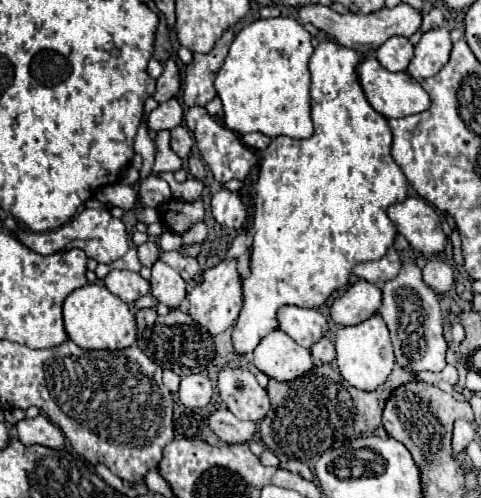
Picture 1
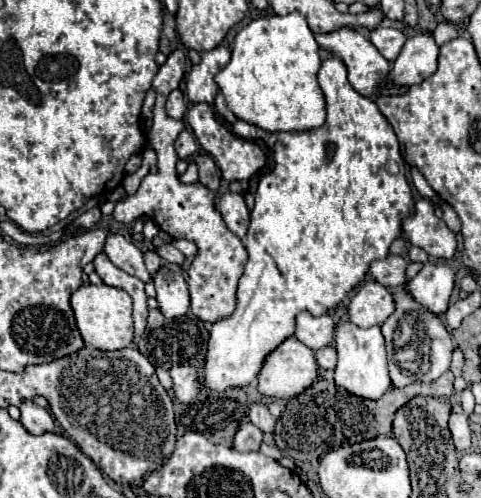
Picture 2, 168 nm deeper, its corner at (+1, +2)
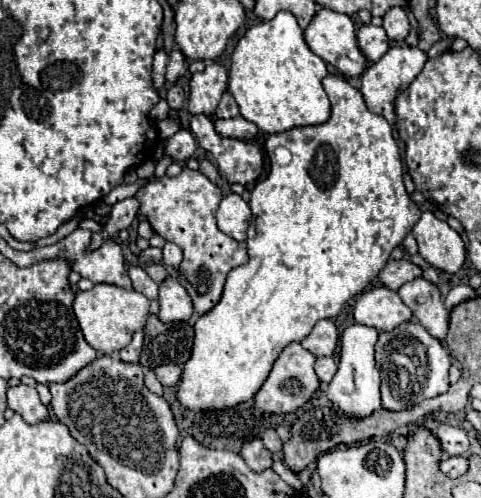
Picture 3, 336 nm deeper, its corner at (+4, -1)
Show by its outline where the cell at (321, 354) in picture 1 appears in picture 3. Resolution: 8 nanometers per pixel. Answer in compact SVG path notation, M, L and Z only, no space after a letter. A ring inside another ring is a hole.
M317 358L315 372L317 372L317 376L319 376L319 380L321 380L321 382L329 384L329 382L331 382L331 378L335 376L335 372L337 372L337 364L335 364L335 360L333 360L333 358Z

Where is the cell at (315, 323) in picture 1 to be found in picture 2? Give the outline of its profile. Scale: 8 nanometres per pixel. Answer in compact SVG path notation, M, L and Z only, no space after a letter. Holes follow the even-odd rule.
M308 311L296 315L296 333L294 337L310 349L322 349L334 341L334 321L330 315L314 317Z

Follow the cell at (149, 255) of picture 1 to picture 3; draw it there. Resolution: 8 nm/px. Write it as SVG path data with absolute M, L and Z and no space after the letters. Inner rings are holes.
M157 262L157 264L147 264L147 266L145 266L145 272L147 272L157 284L161 284L161 282L169 276L169 272L165 270L165 266L163 266L161 262Z

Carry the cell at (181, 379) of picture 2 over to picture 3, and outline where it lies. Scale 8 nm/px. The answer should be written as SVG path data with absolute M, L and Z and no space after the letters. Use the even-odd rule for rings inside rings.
M177 364L157 366L157 368L153 368L153 372L163 386L175 386L179 382L179 376L181 376L181 368Z

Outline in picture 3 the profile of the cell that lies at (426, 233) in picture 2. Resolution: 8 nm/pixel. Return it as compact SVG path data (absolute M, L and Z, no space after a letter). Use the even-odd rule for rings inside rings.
M423 212L413 226L413 236L419 244L419 254L447 274L455 274L465 264L465 244L461 236L433 212Z

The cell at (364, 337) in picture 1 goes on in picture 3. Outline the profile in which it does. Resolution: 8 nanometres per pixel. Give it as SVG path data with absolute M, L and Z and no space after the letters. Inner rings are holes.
M361 324L349 326L341 336L341 360L339 370L335 378L329 384L327 398L349 418L367 418L375 410L381 408L381 396L379 396L379 370L375 366L375 342L377 342L377 330Z

